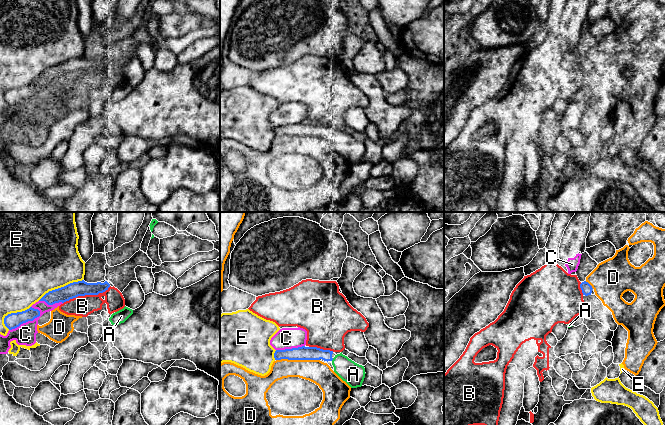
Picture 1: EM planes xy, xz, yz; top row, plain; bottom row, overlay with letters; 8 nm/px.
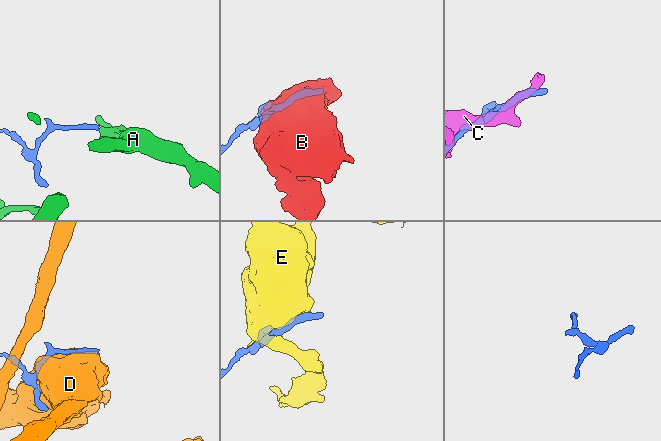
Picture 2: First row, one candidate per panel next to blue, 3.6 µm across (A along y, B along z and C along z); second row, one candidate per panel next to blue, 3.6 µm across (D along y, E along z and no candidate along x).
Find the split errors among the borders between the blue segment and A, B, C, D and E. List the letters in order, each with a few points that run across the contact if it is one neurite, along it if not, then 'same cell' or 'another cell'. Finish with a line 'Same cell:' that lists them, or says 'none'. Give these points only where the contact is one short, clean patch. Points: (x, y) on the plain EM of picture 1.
A: same cell
B: another cell
C: another cell
D: another cell
E: another cell
Same cell: A

